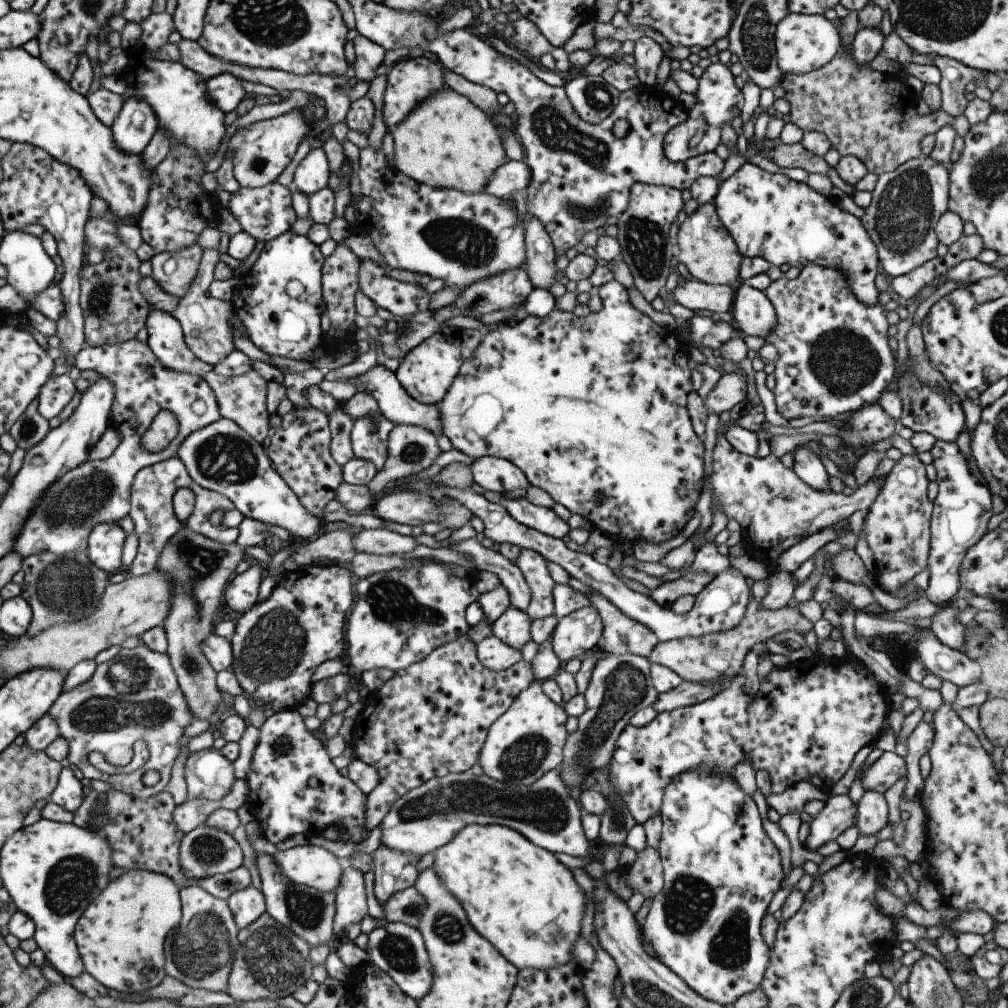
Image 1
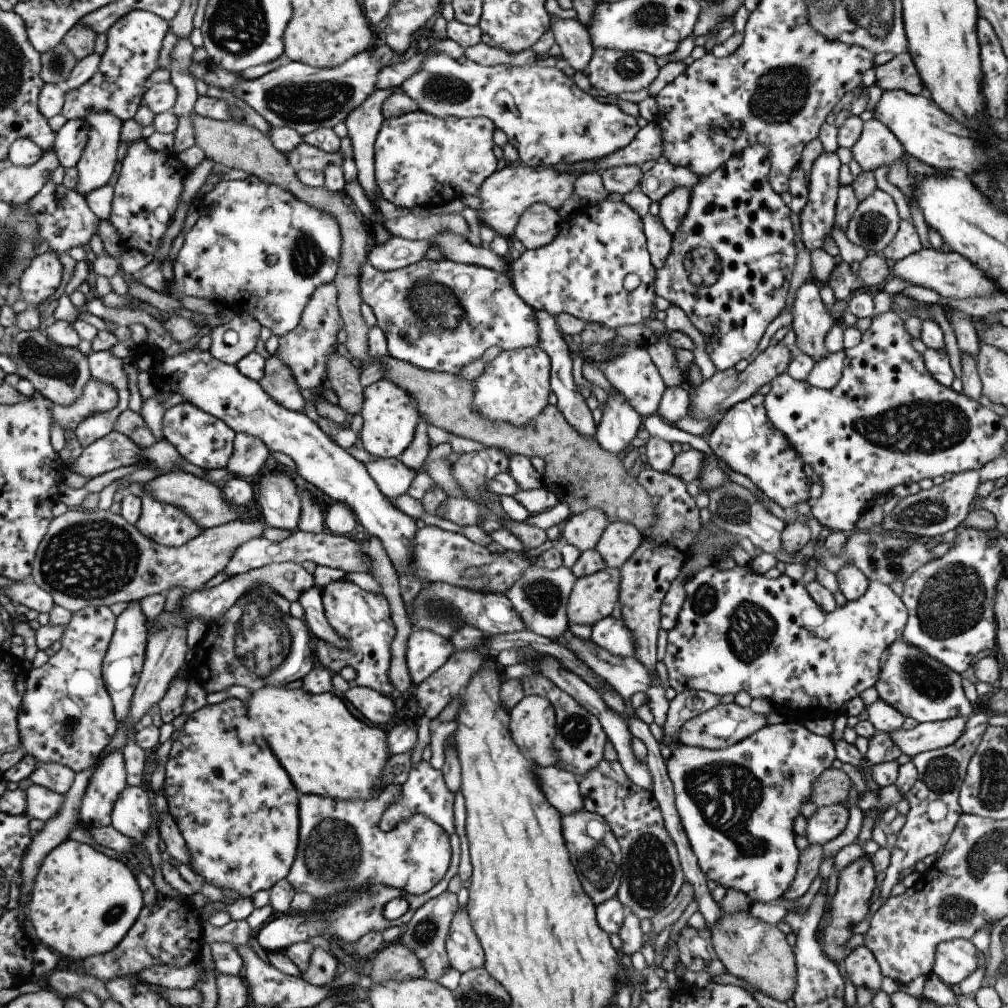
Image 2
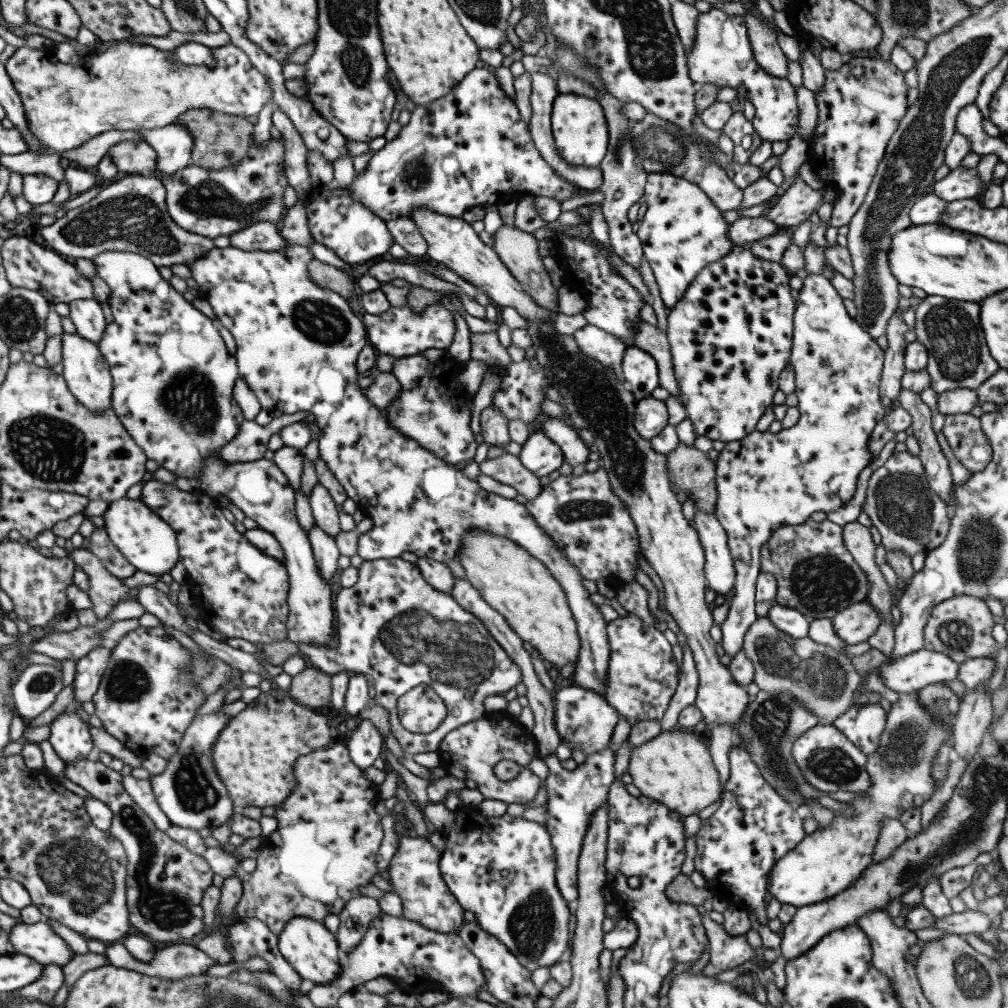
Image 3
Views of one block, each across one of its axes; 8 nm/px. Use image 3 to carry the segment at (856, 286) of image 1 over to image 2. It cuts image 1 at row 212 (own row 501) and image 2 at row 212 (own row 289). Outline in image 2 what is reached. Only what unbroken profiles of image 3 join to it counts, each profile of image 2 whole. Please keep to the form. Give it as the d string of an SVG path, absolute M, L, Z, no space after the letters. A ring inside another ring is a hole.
M823 151L816 158L808 176L808 203L800 214L802 241L809 251L823 248L823 240L826 239L834 228L835 207L839 188L840 159L833 152Z

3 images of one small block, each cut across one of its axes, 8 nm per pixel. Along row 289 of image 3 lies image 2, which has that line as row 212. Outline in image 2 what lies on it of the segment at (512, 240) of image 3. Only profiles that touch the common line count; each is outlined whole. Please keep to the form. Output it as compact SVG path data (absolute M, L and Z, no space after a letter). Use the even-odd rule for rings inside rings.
M533 204L518 220L511 240L518 239L526 249L537 249L550 244L558 234L561 218L557 210L547 204Z

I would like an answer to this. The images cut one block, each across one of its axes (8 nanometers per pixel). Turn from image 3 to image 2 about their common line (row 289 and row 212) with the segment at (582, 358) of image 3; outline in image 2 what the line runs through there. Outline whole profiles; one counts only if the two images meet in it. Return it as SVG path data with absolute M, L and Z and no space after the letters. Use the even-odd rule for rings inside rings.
M521 163L502 164L502 166L484 180L484 184L478 190L480 198L480 212L477 212L479 220L498 232L498 234L511 239L511 236L526 208L533 204L547 204L550 208L558 209L561 204L574 194L574 182L582 174L574 172L558 172L553 166L524 166Z

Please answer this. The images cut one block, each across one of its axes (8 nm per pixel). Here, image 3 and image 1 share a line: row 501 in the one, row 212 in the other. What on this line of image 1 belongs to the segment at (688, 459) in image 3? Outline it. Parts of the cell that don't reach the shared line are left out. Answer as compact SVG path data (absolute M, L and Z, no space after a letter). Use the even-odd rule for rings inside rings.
M713 202L699 206L692 214L688 215L678 230L675 254L680 262L680 267L690 272L692 278L713 285L732 285L736 287L741 279L740 264L744 256L740 254L734 238L720 220Z

